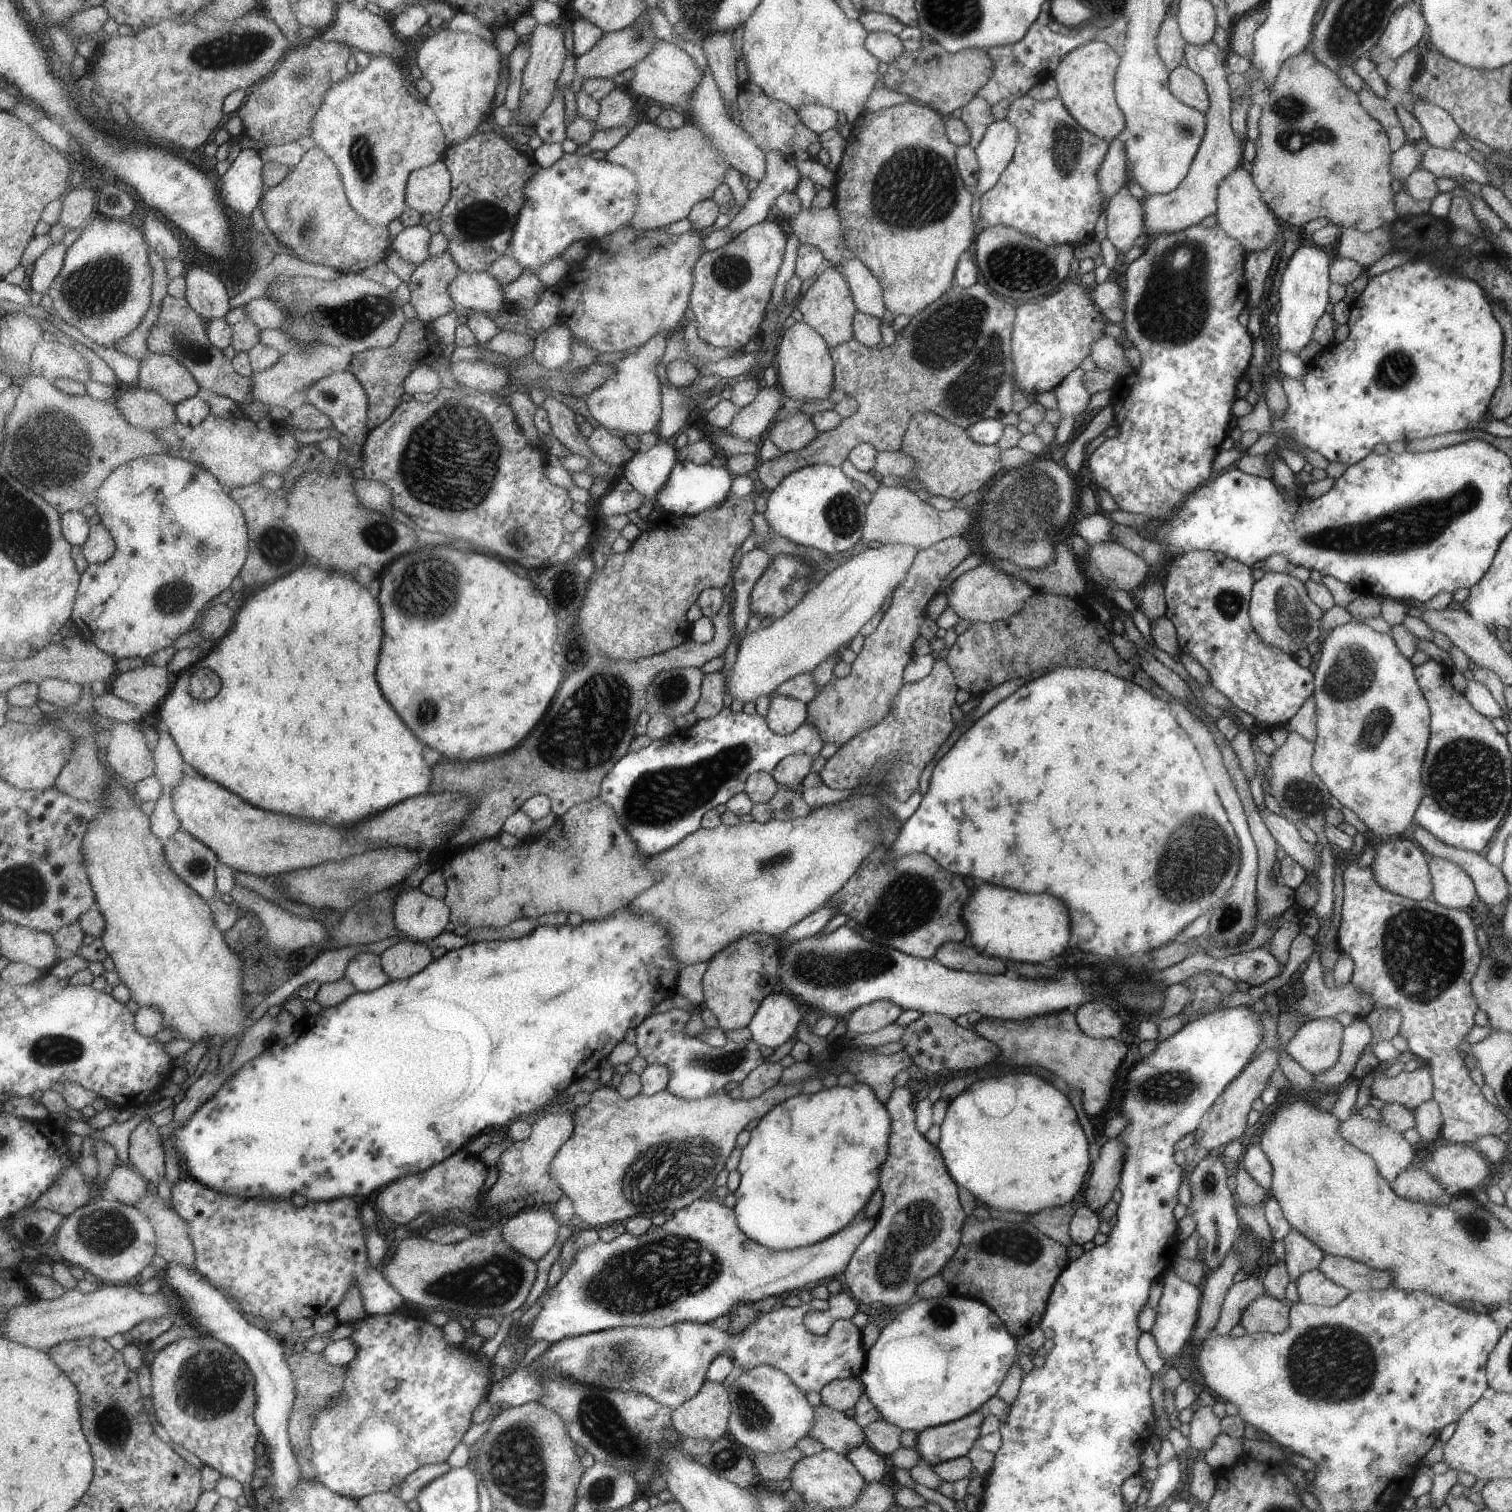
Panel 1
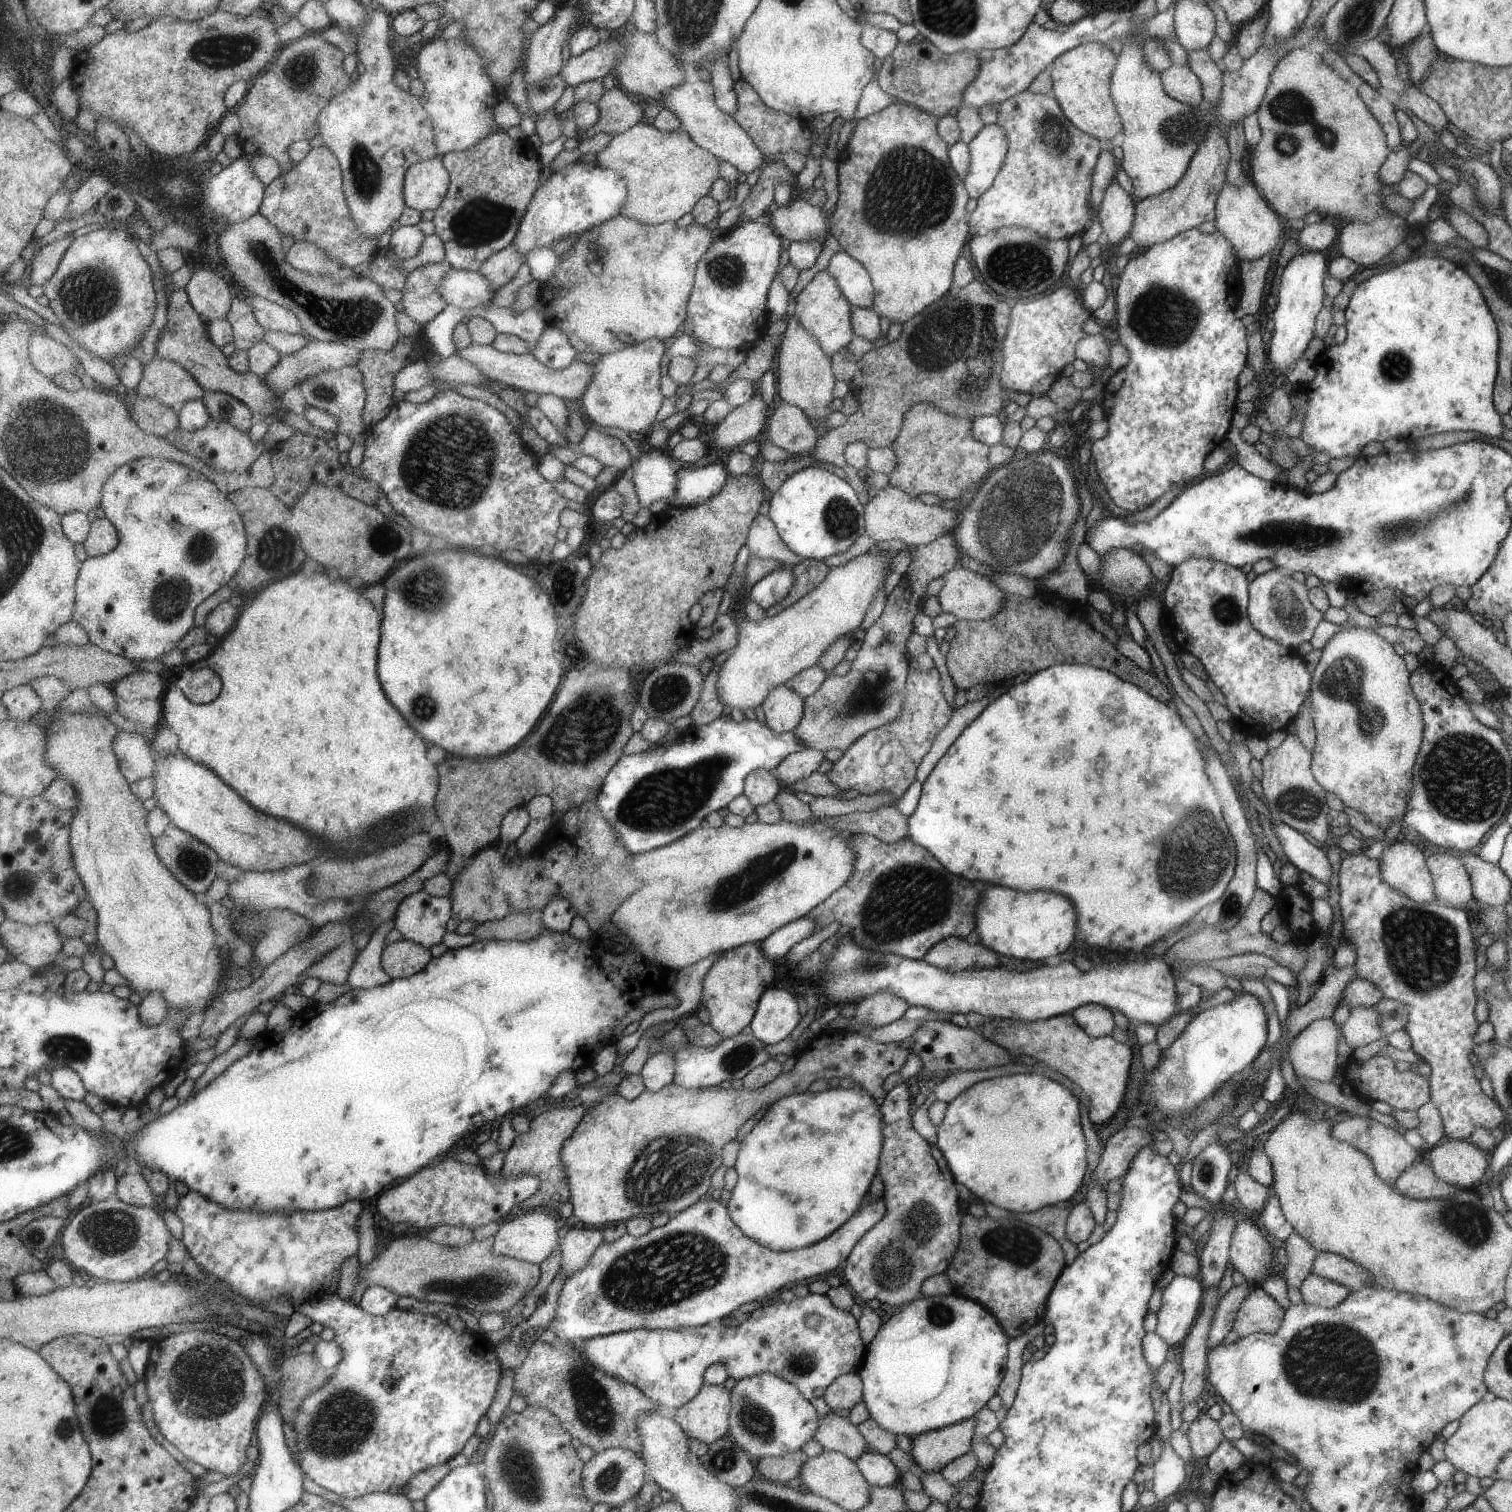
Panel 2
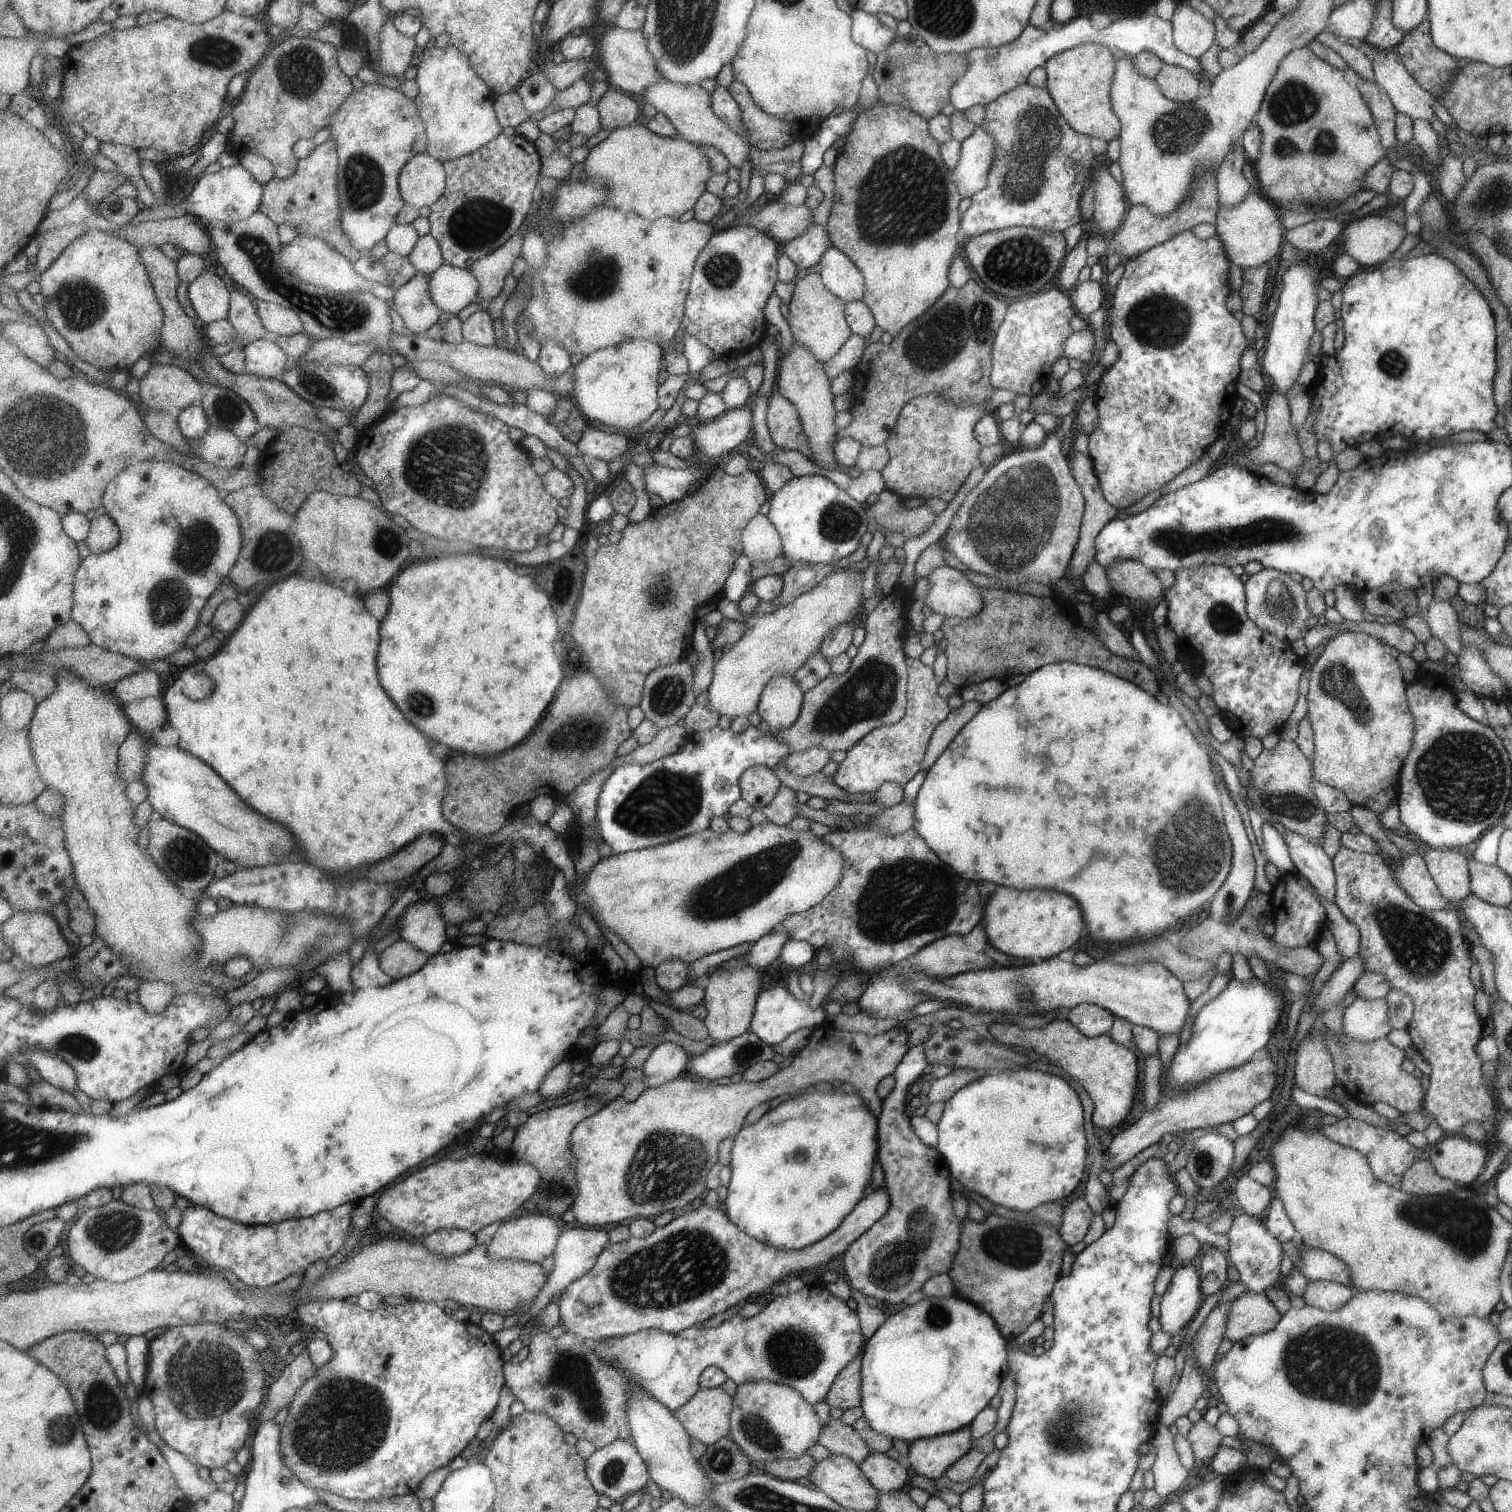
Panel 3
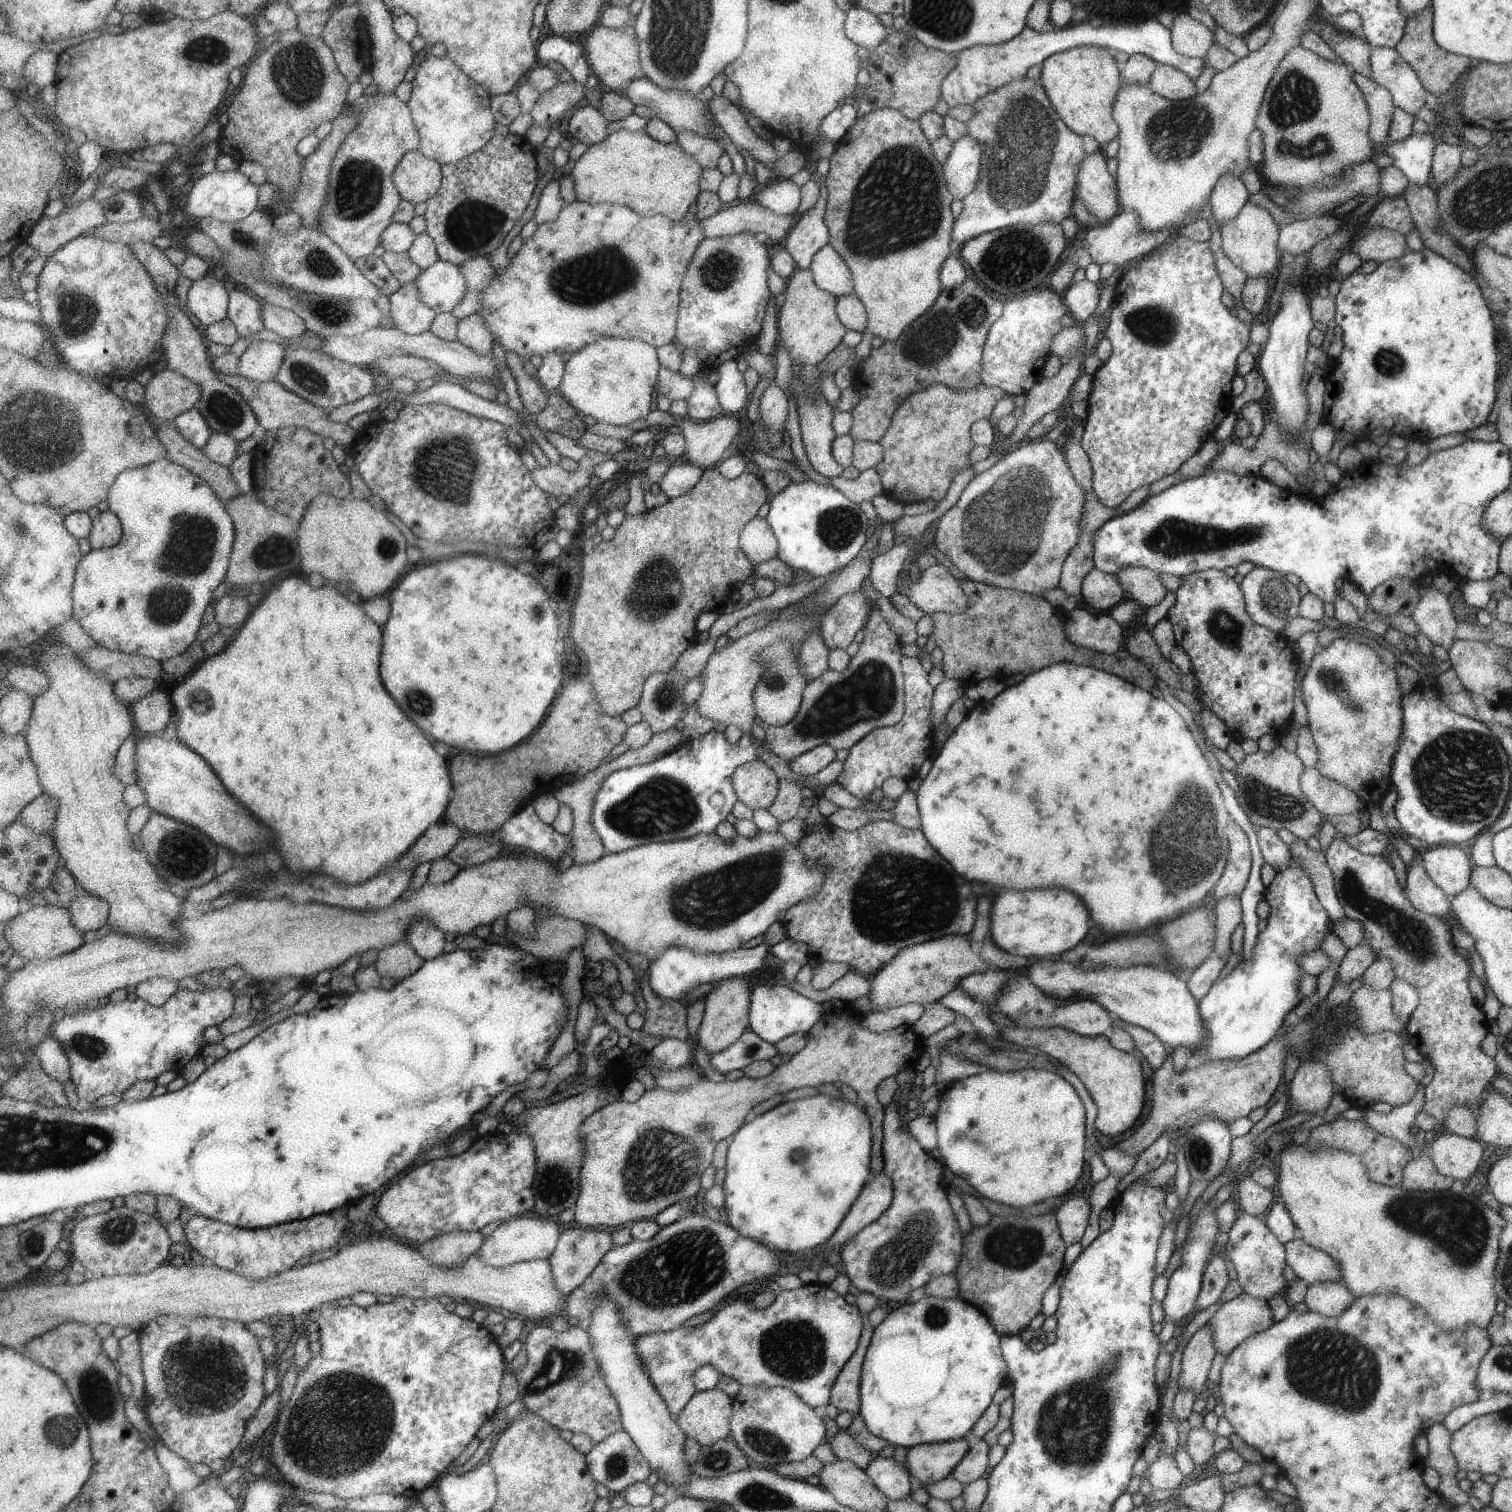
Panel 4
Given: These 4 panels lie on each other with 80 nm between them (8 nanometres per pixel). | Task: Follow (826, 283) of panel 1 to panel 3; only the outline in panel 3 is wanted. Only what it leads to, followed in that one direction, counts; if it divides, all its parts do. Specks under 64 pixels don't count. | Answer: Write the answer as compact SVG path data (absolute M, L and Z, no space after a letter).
M819 273L807 274L794 284L789 300L789 316L786 319L794 345L804 346L812 355L824 363L841 348L852 333L844 316L845 302L824 287Z

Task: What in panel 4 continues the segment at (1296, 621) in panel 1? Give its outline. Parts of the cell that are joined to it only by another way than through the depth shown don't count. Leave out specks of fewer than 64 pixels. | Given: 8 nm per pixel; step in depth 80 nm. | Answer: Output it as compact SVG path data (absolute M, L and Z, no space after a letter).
M1255 567L1241 579L1243 596L1246 597L1246 609L1251 620L1259 626L1270 628L1273 632L1282 634L1285 624L1298 616L1298 604L1301 597L1297 587L1285 579L1279 571L1272 571L1265 567Z

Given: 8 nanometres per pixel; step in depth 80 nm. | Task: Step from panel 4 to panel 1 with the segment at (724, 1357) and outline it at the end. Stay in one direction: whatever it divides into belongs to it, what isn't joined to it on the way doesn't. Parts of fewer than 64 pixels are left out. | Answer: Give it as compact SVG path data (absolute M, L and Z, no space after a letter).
M811 1298L809 1302L801 1302L800 1306L789 1308L782 1306L777 1310L769 1312L758 1312L757 1320L747 1326L745 1330L731 1332L731 1330L721 1331L711 1323L695 1324L695 1322L675 1322L661 1328L653 1326L635 1326L635 1328L613 1328L577 1336L563 1338L555 1343L551 1343L548 1349L540 1354L530 1365L523 1369L518 1369L510 1377L496 1380L493 1383L493 1390L489 1394L488 1402L492 1405L501 1404L504 1408L519 1407L523 1404L539 1400L543 1394L543 1378L537 1374L541 1366L547 1366L553 1372L553 1378L567 1378L571 1382L579 1384L593 1384L601 1388L611 1388L611 1390L637 1390L652 1400L664 1406L675 1408L679 1407L685 1400L691 1399L706 1379L707 1368L719 1354L729 1354L733 1364L738 1364L739 1368L751 1369L755 1366L767 1364L771 1368L781 1370L785 1376L789 1377L793 1384L802 1389L803 1392L819 1392L821 1388L831 1382L831 1380L855 1377L862 1372L865 1367L866 1352L862 1346L862 1336L857 1326L850 1320L834 1320L829 1330L821 1336L815 1336L805 1330L803 1326L803 1316L809 1310L826 1311L828 1310L827 1300L817 1300Z

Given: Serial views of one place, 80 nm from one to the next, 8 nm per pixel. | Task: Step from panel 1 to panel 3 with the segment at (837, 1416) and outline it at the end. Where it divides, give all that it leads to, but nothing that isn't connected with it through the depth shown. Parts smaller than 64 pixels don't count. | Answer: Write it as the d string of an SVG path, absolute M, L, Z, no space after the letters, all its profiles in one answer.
M831 1419L827 1425L822 1425L817 1443L826 1448L831 1455L849 1457L856 1465L870 1453L867 1444L852 1426L843 1424L839 1419Z

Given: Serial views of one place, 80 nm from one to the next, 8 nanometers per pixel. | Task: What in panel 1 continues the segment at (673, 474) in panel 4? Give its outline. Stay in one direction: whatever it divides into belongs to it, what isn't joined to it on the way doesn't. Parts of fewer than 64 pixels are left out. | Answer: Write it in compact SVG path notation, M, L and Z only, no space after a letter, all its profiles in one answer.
M660 441L648 448L647 452L637 452L636 456L623 466L622 473L631 485L645 496L643 507L638 511L647 520L657 504L657 494L667 486L667 478L676 464L676 454L672 441Z

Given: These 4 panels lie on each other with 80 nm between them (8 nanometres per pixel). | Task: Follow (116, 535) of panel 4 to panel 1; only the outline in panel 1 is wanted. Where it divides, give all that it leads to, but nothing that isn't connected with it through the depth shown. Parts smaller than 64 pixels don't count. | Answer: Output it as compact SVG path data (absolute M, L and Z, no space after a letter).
M105 522L92 526L87 542L82 545L88 563L105 562L117 551L118 545L115 536L107 528Z

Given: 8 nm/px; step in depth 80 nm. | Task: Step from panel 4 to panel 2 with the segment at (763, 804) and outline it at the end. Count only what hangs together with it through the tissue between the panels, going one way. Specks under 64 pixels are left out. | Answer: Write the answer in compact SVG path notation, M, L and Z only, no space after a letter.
M756 769L745 779L744 795L753 806L773 802L779 793L779 781L769 771Z

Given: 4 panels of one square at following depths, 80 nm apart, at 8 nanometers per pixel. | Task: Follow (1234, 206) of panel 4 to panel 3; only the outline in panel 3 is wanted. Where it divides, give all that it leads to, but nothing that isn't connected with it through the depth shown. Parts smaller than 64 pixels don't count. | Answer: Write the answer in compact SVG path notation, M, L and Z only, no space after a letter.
M1240 141L1233 143L1227 150L1221 164L1216 168L1216 189L1218 204L1231 208L1251 191L1243 177L1241 168L1246 162Z

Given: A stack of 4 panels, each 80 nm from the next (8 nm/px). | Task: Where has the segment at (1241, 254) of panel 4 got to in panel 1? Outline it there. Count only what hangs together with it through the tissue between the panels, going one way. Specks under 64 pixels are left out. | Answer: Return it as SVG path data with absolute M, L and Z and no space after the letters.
M1235 168L1227 174L1217 186L1216 197L1216 224L1223 232L1227 233L1233 240L1242 244L1242 249L1247 252L1259 252L1267 248L1269 244L1277 243L1273 240L1277 232L1277 218L1270 212L1263 200L1259 200L1258 186L1253 186L1254 181L1243 168Z

